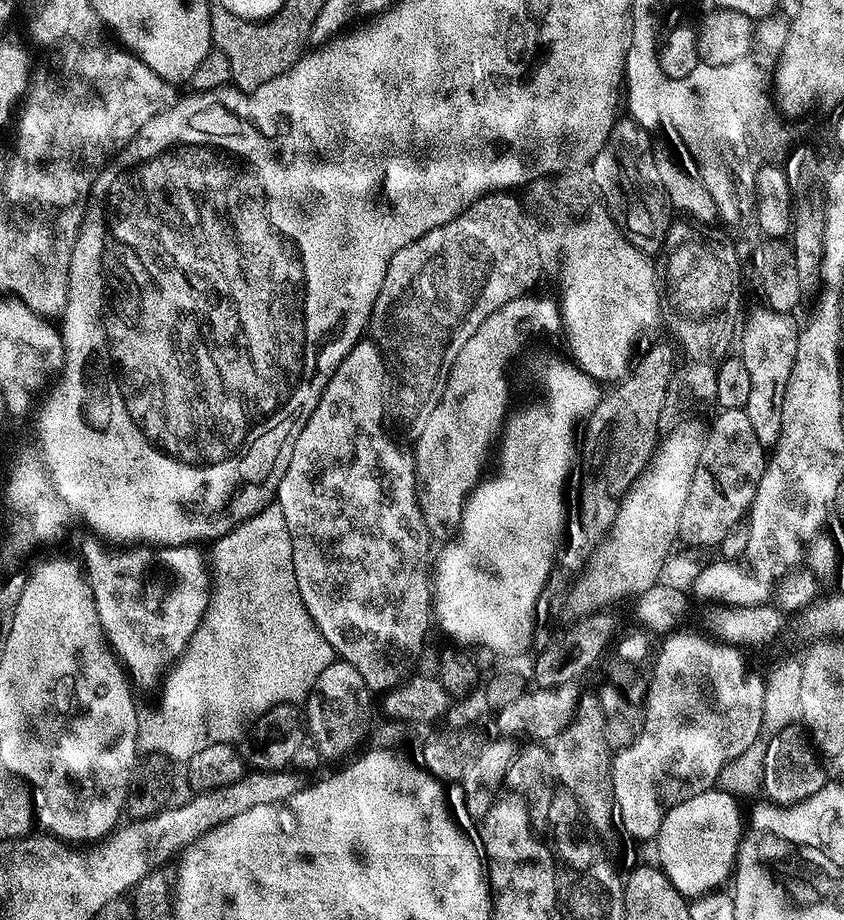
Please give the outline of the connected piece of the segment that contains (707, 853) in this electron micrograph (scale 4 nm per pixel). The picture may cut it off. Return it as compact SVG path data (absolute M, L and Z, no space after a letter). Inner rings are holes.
M709 790L678 802L662 818L654 845L658 867L685 898L697 898L721 887L723 880L733 875L736 851L740 848L742 823L737 797L721 790Z

